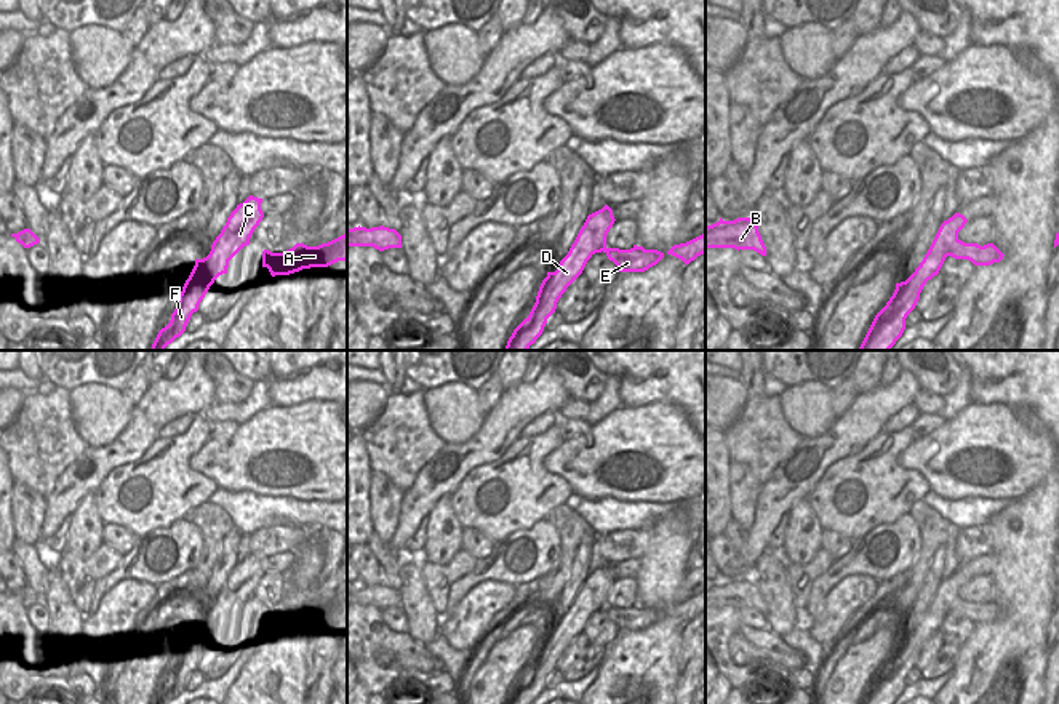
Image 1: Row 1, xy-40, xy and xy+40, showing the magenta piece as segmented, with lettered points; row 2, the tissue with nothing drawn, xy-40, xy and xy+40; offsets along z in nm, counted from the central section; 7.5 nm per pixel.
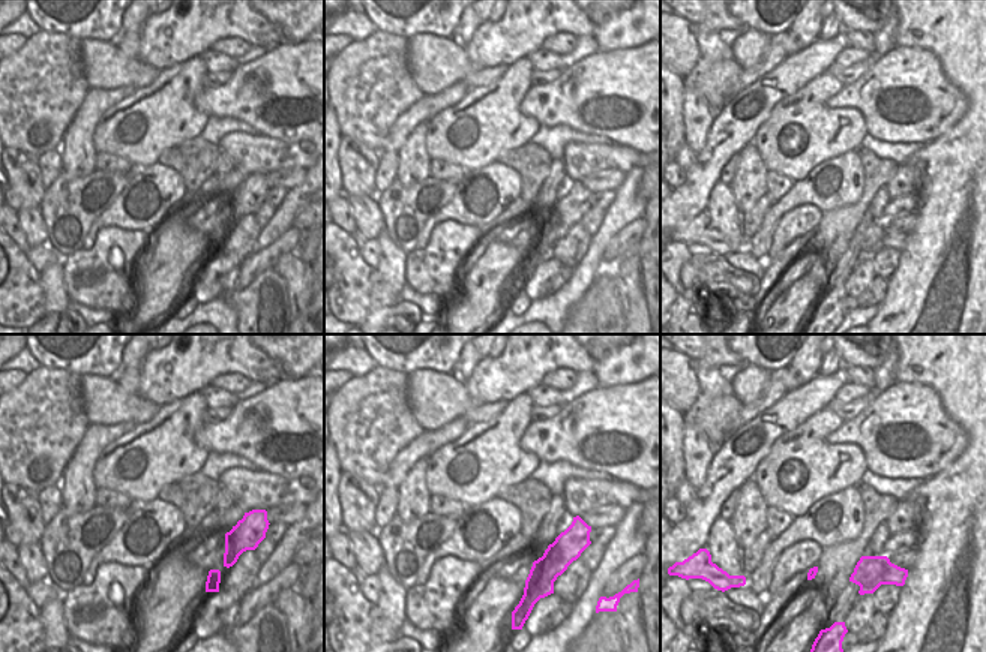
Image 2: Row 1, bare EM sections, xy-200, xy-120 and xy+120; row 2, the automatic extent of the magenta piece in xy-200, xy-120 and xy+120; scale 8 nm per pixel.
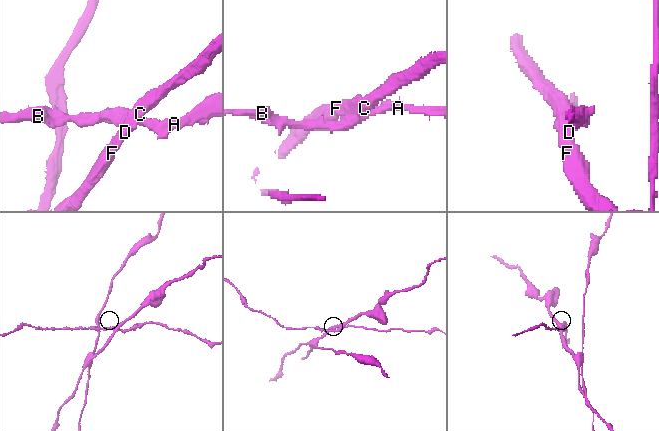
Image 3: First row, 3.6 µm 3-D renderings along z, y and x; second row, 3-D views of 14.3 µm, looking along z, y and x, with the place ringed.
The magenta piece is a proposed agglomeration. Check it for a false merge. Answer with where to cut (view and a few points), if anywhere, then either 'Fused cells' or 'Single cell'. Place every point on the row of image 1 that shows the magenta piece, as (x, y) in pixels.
Split along xy+40 (959, 240), (949, 255). Fused cells.

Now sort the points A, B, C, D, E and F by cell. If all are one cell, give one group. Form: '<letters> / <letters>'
A B E / C D F

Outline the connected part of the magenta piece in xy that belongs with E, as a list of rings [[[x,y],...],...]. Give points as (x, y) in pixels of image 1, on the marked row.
[[[637,245],[630,250],[605,248],[603,253],[619,267],[619,272],[645,272],[664,258],[664,253],[657,250]]]

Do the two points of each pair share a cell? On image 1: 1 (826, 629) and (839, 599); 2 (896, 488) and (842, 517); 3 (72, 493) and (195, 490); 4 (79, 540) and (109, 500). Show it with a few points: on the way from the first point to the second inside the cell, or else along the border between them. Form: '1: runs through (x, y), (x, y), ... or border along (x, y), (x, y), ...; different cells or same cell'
1: runs through (829, 621), (839, 607); same cell
2: runs through (883, 492), (855, 514); same cell
3: border along (122, 466), (111, 471), (93, 492); different cells
4: border along (93, 493), (96, 512), (104, 524); different cells

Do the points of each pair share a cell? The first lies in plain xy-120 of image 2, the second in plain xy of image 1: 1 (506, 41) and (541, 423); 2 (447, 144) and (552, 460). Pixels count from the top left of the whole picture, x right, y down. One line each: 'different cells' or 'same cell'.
1: different cells
2: different cells

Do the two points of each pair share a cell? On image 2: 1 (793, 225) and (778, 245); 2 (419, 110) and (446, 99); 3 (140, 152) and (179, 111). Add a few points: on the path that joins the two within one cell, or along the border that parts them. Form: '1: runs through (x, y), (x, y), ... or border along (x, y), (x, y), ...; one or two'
1: runs through (788, 230), (781, 240); one
2: runs through (425, 108), (440, 101); one
3: runs through (149, 141), (168, 122); one

